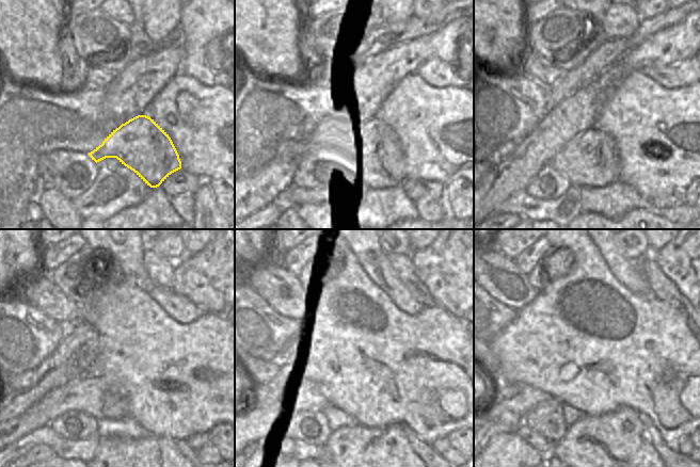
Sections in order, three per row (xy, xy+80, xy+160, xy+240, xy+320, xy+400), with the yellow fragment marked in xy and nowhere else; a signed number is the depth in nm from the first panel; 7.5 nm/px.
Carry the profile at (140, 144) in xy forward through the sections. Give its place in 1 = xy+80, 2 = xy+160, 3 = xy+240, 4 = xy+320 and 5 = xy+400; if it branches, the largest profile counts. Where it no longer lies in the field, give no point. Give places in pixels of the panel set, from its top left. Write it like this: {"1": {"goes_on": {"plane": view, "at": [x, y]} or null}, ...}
{"1": {"goes_on": {"plane": "xy+80", "at": [388, 162]}}, "2": {"goes_on": {"plane": "xy+160", "at": [590, 159]}}, "3": {"goes_on": {"plane": "xy+240", "at": [99, 398]}}, "4": {"goes_on": {"plane": "xy+320", "at": [257, 422]}}, "5": {"goes_on": {"plane": "xy+400", "at": [529, 397]}}}

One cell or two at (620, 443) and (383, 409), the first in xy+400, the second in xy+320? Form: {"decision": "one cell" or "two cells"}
{"decision": "two cells"}

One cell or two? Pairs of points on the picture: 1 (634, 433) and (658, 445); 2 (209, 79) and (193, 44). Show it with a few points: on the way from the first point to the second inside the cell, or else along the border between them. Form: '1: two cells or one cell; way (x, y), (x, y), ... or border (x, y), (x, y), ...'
1: two cells; border (639, 419), (658, 455)
2: one cell; way (201, 70), (194, 64), (194, 52)

